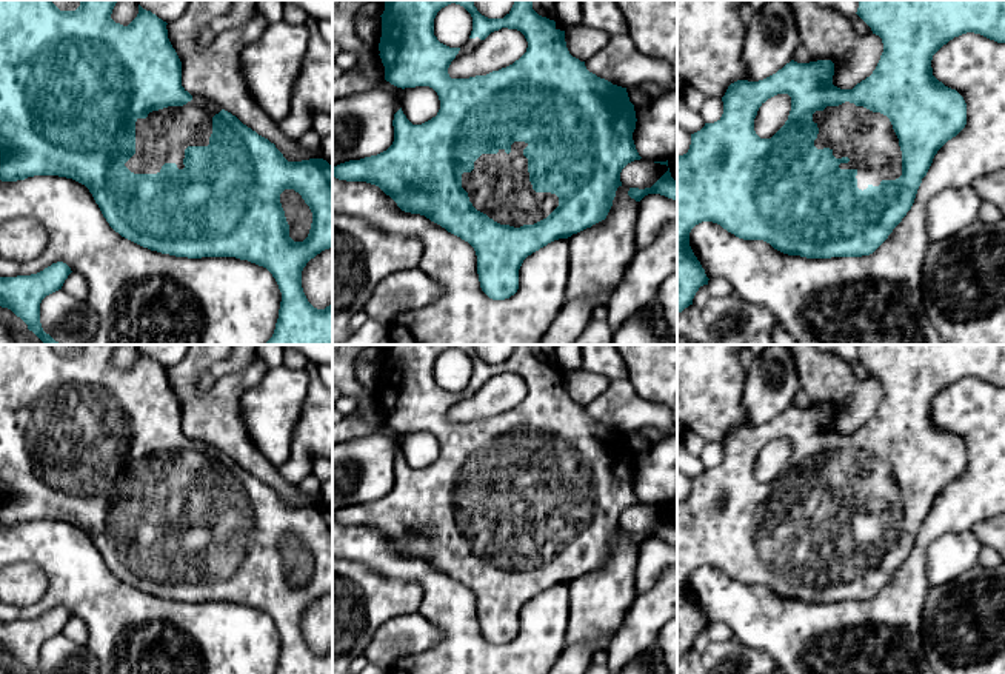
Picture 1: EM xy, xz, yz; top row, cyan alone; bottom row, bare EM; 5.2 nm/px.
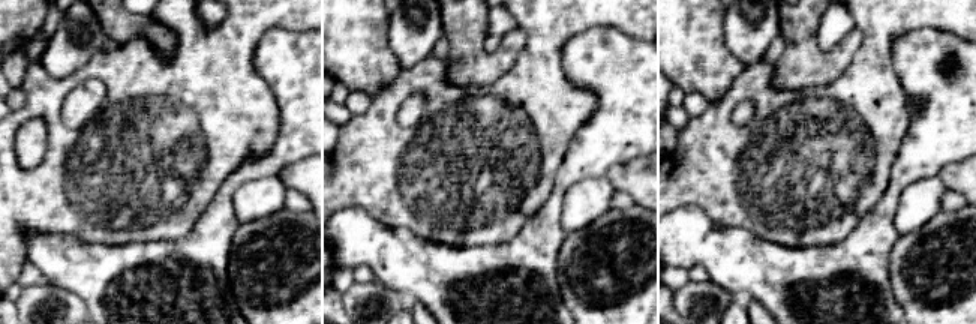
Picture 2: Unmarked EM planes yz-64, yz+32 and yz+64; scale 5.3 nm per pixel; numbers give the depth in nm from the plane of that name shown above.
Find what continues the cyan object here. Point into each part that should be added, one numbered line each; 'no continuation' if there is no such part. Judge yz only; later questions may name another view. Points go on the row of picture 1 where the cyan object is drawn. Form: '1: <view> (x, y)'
1: yz (865, 137)

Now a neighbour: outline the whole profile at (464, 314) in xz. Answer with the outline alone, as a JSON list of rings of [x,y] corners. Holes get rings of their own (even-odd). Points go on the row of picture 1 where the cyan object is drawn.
[[[332,177],[332,212],[362,219],[386,234],[419,239],[423,252],[417,268],[445,288],[437,300],[391,322],[388,339],[392,345],[539,345],[566,303],[568,239],[528,255],[519,269],[517,292],[492,300],[480,288],[474,248],[425,215],[402,211],[379,186]]]

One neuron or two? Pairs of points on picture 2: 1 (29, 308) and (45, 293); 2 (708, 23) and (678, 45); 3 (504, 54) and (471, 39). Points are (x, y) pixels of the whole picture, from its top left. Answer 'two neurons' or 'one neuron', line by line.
1: one neuron
2: one neuron
3: one neuron

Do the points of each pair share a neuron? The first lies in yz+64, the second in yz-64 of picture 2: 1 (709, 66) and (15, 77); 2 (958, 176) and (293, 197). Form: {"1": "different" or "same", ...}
{"1": "same", "2": "different"}

